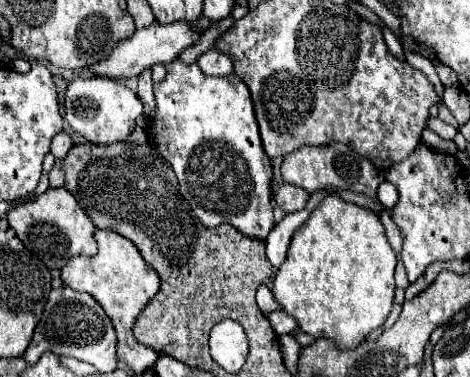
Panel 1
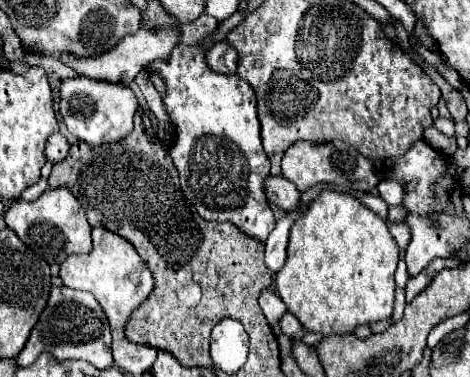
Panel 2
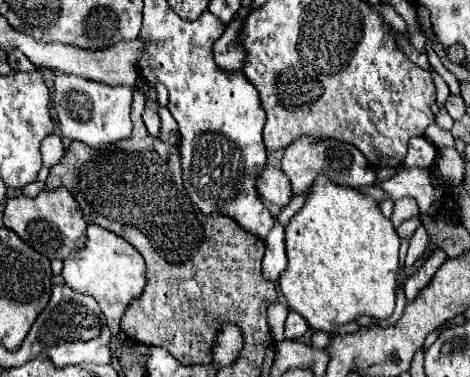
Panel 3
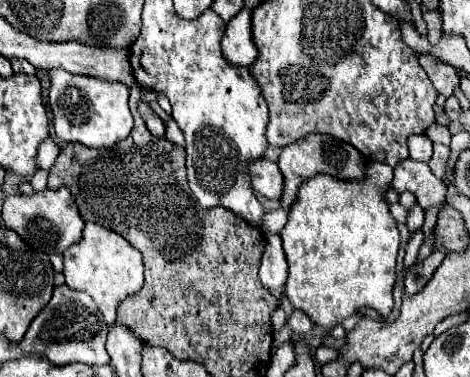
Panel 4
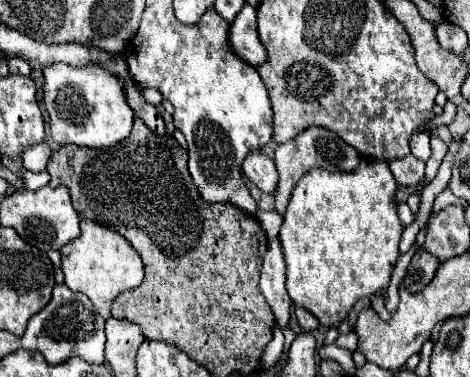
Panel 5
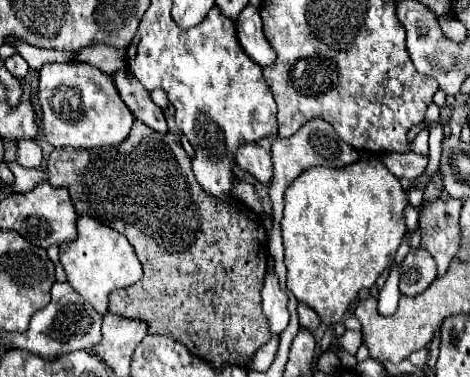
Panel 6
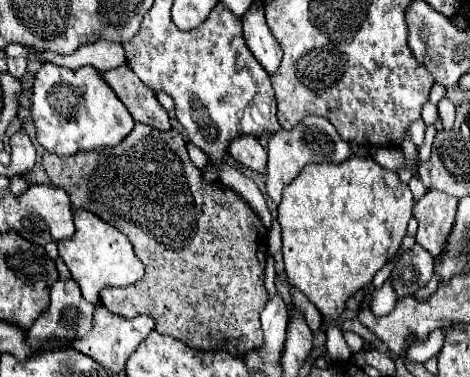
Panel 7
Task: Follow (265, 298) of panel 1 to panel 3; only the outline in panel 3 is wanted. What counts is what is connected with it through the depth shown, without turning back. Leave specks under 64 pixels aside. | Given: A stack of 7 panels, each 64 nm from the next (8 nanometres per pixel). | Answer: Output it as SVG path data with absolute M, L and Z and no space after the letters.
M278 300L268 302L266 306L268 306L268 324L272 330L272 336L276 342L282 342L284 340L284 320L286 320L288 308L284 304L280 304Z

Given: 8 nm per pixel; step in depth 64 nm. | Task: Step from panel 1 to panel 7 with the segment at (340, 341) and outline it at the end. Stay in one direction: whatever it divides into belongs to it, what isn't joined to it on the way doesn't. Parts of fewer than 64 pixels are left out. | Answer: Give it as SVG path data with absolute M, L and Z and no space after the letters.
M352 156L348 160L344 160L342 164L312 164L312 166L306 166L296 180L292 180L292 184L288 184L288 188L284 188L284 194L282 194L282 202L278 206L278 222L282 226L282 244L284 244L284 264L286 264L286 276L288 276L288 282L290 286L298 288L318 310L320 314L324 316L324 320L332 322L332 320L338 320L340 314L344 312L346 308L346 300L350 296L354 296L362 286L368 286L374 278L374 274L388 262L390 258L390 252L398 252L400 244L402 244L402 238L406 236L406 224L412 216L412 206L414 206L414 200L412 200L412 192L406 184L400 182L398 174L394 172L388 172L386 168L382 168L376 160L372 158L360 158L360 156Z

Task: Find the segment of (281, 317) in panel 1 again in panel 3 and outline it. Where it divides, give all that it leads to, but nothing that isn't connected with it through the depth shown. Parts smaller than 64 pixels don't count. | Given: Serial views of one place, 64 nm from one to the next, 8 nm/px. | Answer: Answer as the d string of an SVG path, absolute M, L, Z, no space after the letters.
M290 310L284 328L286 328L286 332L284 332L286 338L288 338L288 340L294 340L294 338L300 338L300 336L308 330L308 324L306 324L306 320L304 320L300 314L296 314L296 312Z

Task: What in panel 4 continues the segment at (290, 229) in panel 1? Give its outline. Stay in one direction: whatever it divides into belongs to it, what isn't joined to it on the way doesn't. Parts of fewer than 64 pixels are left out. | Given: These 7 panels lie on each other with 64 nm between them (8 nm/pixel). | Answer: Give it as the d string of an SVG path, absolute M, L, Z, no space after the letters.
M268 234L260 264L260 280L280 300L286 276L288 276L288 262L282 248L282 238L280 234Z

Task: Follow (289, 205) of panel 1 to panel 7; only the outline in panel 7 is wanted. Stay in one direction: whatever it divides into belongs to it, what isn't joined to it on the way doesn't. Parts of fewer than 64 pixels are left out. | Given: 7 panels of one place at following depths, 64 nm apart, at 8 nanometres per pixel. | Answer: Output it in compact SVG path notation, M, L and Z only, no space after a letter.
M240 136L240 138L236 138L232 142L232 146L230 146L230 156L238 164L242 164L242 166L246 166L246 168L250 168L254 172L260 172L260 174L266 172L266 164L268 164L266 150L252 136Z

